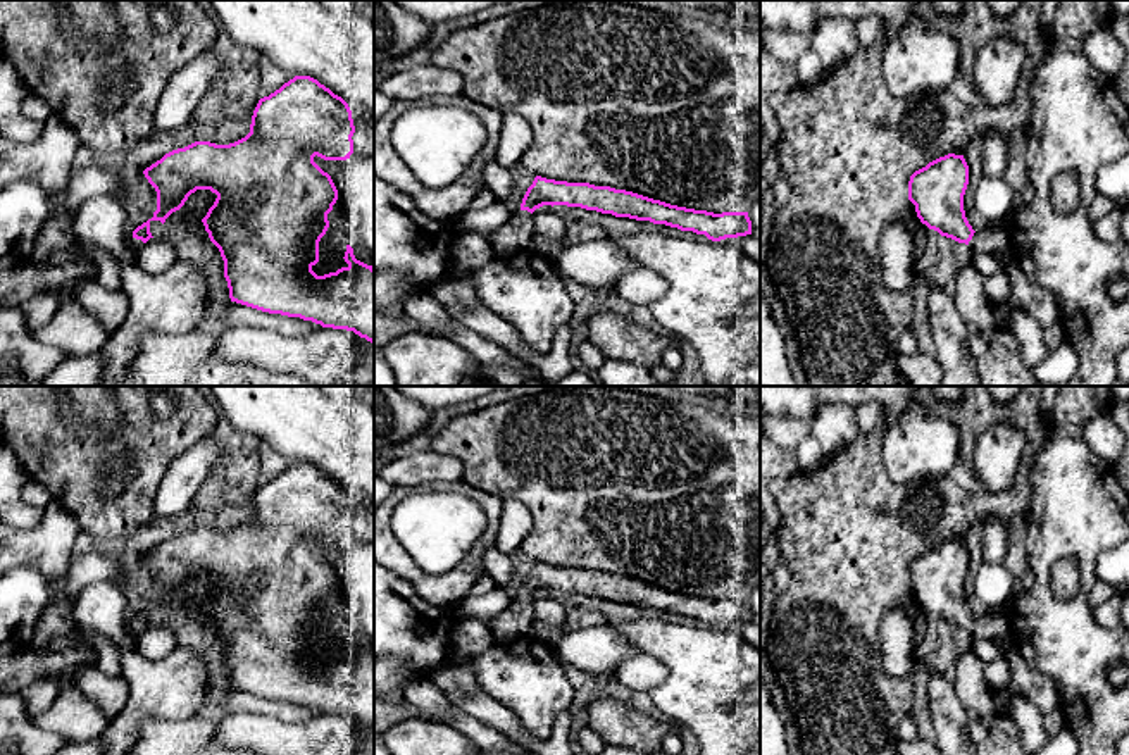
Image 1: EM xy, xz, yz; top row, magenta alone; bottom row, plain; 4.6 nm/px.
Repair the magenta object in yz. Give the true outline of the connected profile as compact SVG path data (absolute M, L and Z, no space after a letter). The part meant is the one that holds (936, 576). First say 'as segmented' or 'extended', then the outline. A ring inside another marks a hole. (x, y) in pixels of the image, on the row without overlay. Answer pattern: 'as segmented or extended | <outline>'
extended | M948 540L910 562L908 586L929 615L969 631L976 640L993 640L1001 646L1003 660L1012 672L1010 683L1003 688L1008 700L1020 695L1043 715L1057 710L1060 705L1057 683L1024 662L1010 631L1010 619L991 612L976 619L969 610L964 596L967 571L969 552L964 541Z

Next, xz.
extended | M536 562L527 574L521 596L486 622L498 643L515 641L531 634L534 621L533 598L543 591L567 591L665 610L681 617L705 621L712 627L752 621L748 598L695 596L653 586L633 577L615 576L610 572L595 572L589 569L567 569Z

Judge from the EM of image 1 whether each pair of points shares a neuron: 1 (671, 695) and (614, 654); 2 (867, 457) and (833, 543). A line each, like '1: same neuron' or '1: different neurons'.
1: different neurons
2: same neuron

